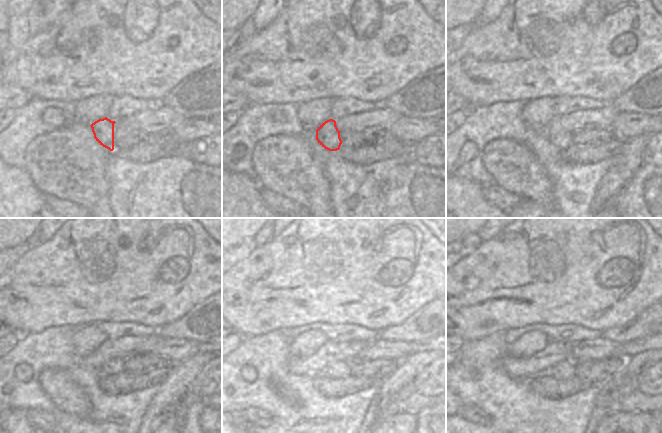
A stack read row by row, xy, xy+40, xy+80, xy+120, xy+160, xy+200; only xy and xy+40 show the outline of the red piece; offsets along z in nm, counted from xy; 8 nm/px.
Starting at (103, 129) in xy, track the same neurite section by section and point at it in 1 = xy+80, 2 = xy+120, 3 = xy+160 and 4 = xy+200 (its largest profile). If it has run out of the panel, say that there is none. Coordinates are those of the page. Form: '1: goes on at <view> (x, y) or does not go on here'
1: goes on at xy+80 (562, 140)
2: goes on at xy+120 (113, 366)
3: goes on at xy+160 (339, 369)
4: goes on at xy+200 (563, 370)

